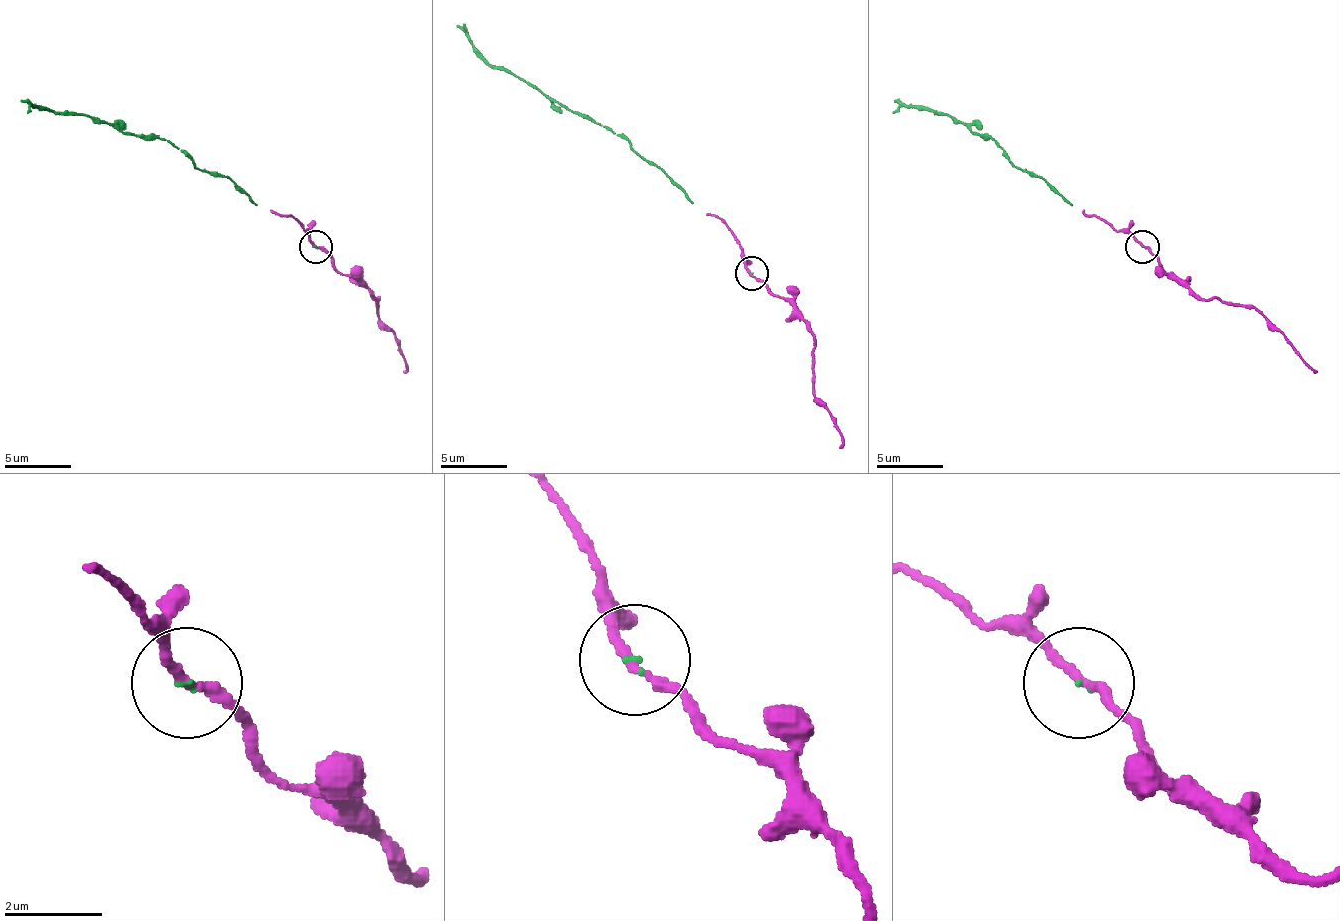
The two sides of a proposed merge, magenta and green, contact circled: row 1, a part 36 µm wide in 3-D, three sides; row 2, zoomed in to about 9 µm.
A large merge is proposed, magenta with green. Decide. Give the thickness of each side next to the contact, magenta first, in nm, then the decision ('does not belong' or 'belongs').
calibres 180 and 50 nm; belongs

